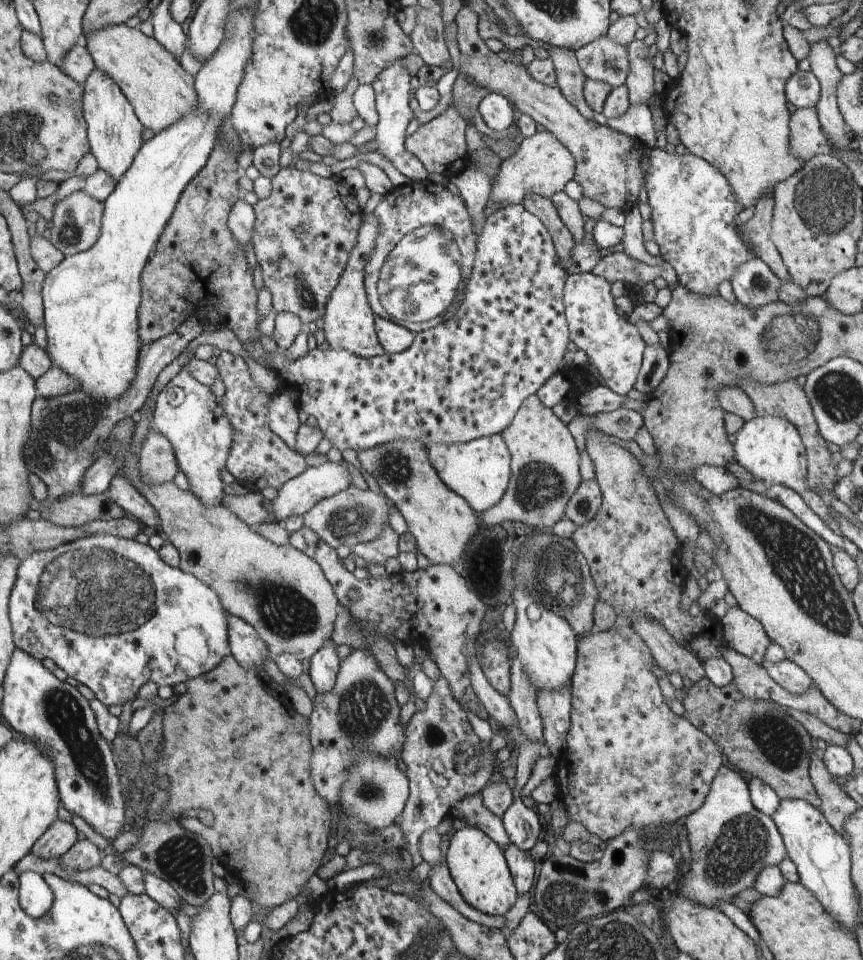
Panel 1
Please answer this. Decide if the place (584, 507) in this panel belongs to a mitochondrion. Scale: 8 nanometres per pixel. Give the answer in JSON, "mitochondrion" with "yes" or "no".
{"mitochondrion":"yes"}

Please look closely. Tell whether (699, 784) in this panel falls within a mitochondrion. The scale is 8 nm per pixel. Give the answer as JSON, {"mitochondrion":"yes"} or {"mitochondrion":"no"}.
{"mitochondrion":"no"}

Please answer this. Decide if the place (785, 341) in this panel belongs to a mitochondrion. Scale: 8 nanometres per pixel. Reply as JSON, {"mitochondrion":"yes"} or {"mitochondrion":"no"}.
{"mitochondrion":"yes"}

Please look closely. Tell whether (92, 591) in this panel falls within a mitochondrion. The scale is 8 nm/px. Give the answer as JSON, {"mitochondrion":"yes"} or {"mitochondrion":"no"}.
{"mitochondrion":"yes"}

